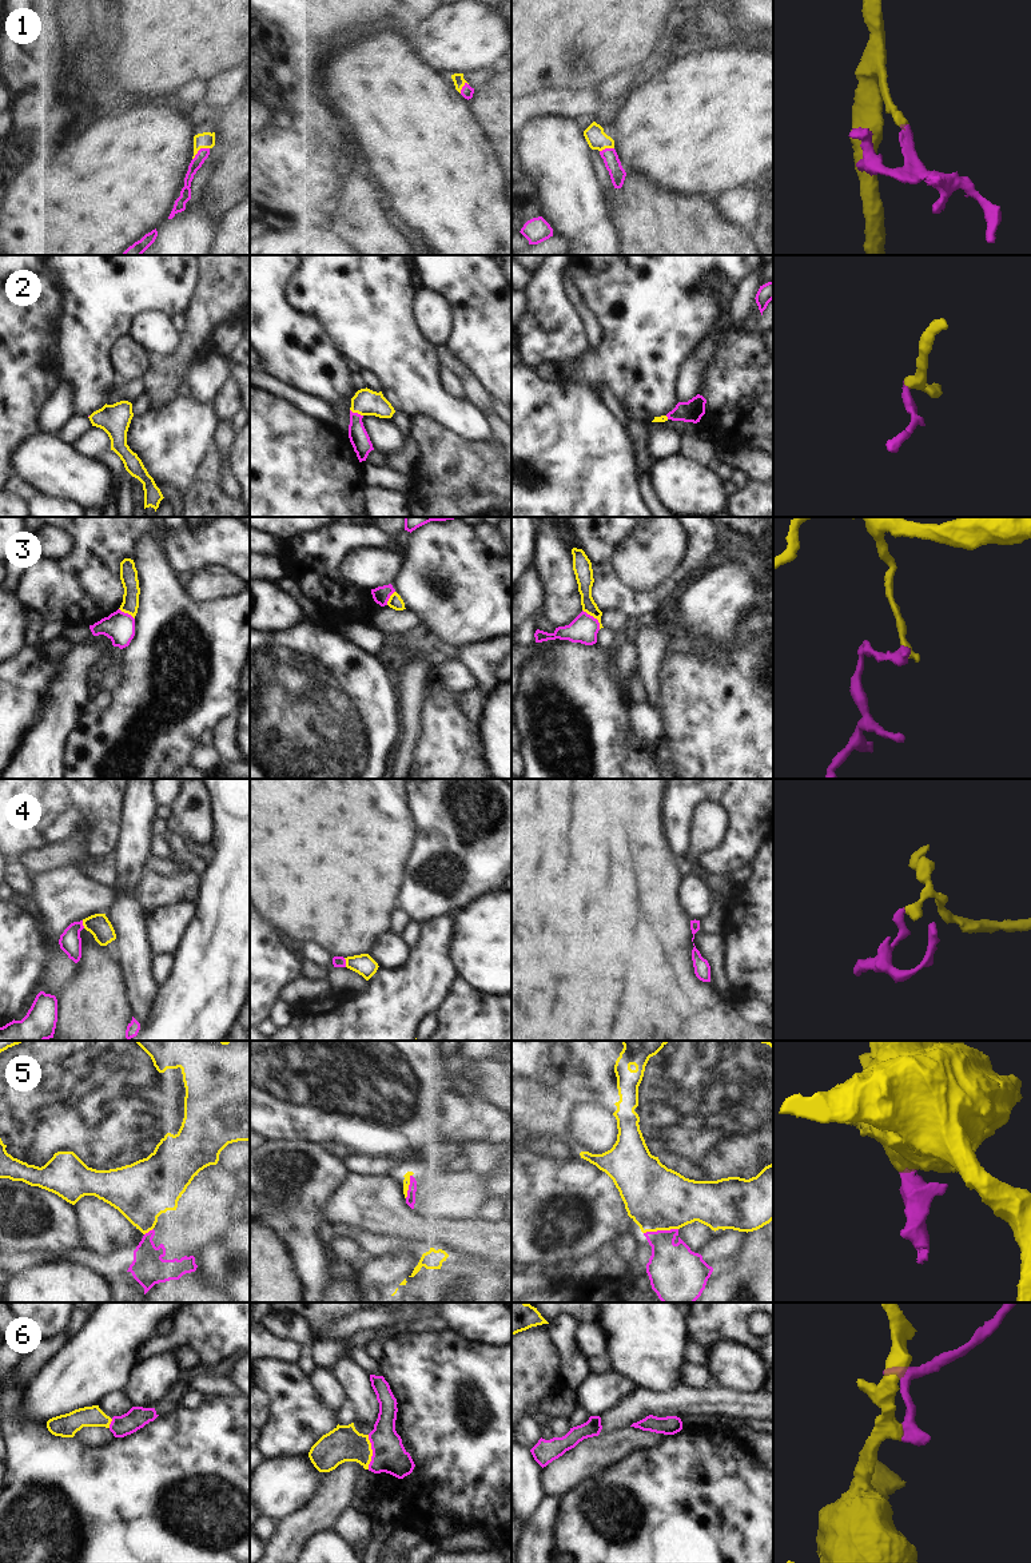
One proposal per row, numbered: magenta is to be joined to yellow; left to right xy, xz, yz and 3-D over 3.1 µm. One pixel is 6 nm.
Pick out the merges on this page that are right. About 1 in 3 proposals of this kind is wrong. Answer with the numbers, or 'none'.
1, 2, 4, 6

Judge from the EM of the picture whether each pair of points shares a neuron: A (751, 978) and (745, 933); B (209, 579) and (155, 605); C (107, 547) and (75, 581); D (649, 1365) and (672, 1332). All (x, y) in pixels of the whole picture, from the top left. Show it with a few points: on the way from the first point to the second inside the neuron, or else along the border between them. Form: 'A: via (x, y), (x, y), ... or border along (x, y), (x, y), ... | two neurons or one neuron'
A: via (753, 967), (753, 943) | one neuron
B: border along (183, 588), (198, 601), (215, 600) | two neurons
C: via (99, 555), (83, 573) | one neuron
D: via (655, 1357), (655, 1349), (664, 1340) | one neuron

